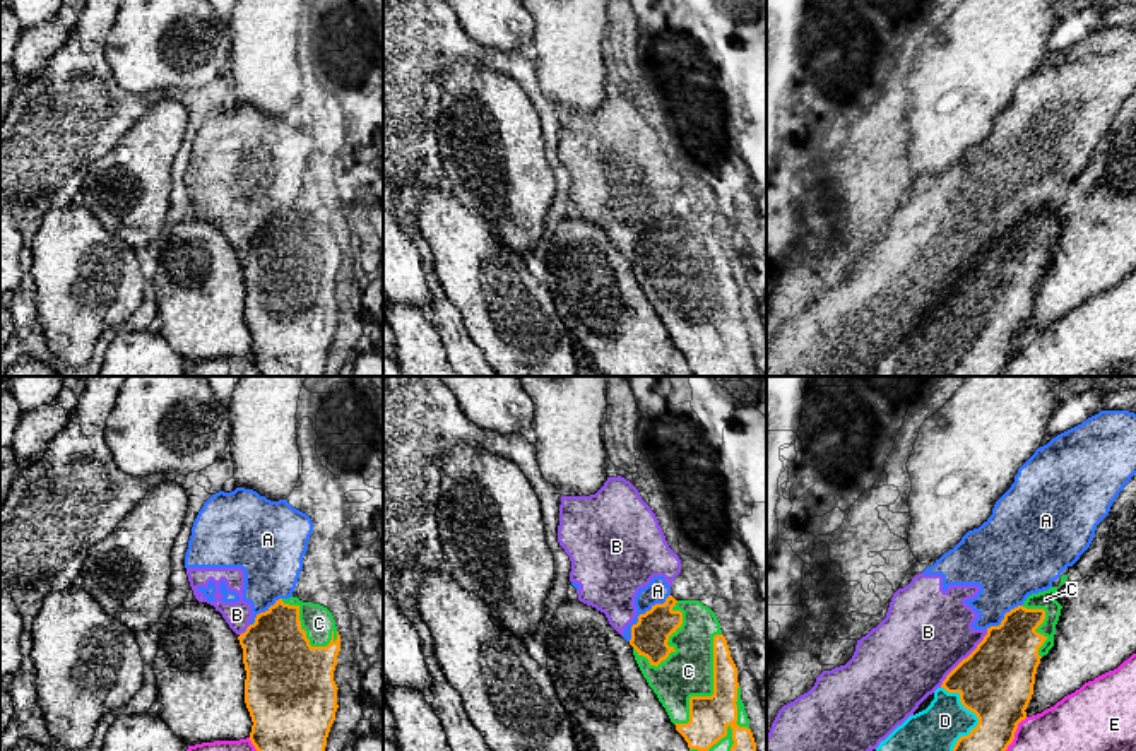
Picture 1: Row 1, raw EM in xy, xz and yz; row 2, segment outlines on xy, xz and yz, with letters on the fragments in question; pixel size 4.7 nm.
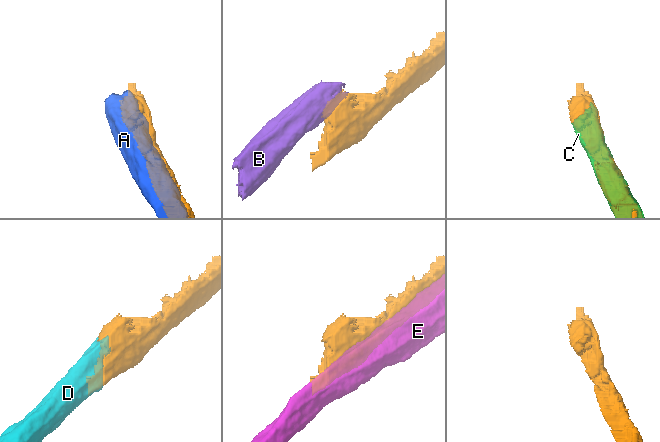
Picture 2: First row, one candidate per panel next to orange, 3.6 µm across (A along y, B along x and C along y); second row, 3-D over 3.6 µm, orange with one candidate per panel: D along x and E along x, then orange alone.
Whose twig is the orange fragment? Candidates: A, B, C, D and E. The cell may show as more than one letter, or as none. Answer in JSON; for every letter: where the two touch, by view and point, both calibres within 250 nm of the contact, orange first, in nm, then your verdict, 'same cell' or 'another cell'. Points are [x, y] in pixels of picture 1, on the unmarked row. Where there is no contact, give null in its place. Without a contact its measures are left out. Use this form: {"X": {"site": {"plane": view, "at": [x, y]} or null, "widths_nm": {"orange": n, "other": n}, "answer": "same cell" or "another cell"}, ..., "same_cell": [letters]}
{"A": {"site": {"plane": "xz", "at": [642, 231]}, "widths_nm": {"orange": 180, "other": 110}, "answer": "another cell"}, "B": {"site": {"plane": "yz", "at": [964, 276]}, "widths_nm": {"orange": 360, "other": 420}, "answer": "another cell"}, "C": {"site": {"plane": "xz", "at": [714, 308]}, "widths_nm": {"orange": 190, "other": 240}, "answer": "same cell"}, "D": {"site": {"plane": "yz", "at": [977, 334]}, "widths_nm": {"orange": 360, "other": 260}, "answer": "same cell"}, "E": {"site": {"plane": "yz", "at": [1013, 354]}, "widths_nm": {"orange": 320, "other": 480}, "answer": "another cell"}, "same_cell": ["C", "D"]}

